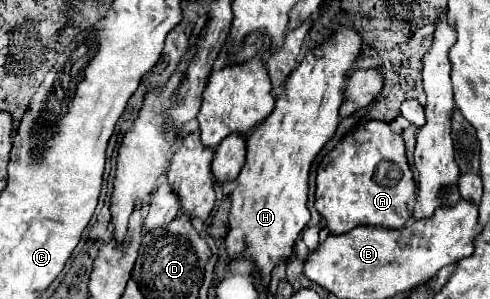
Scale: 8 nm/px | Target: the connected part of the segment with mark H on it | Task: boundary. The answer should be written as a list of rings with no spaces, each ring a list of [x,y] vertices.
[[[339,27],[329,39],[313,47],[301,65],[289,73],[283,85],[283,93],[275,97],[275,109],[271,115],[257,125],[257,129],[247,139],[247,157],[245,165],[237,177],[237,185],[231,191],[231,209],[229,209],[229,233],[225,237],[229,255],[245,253],[253,259],[257,271],[269,283],[271,271],[279,261],[285,261],[293,255],[295,241],[299,233],[309,223],[307,209],[307,181],[309,169],[323,145],[335,135],[339,125],[339,107],[343,103],[343,93],[347,85],[347,73],[361,53],[363,37],[355,27]]]

